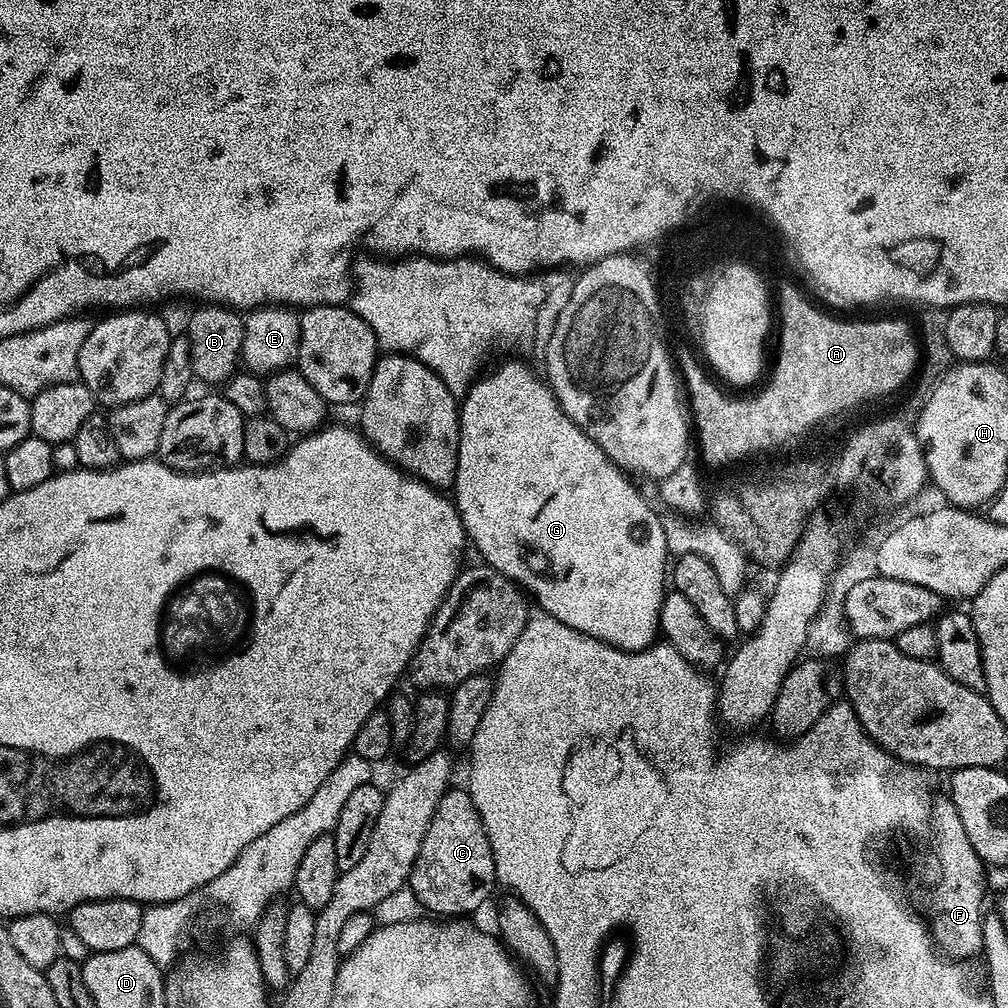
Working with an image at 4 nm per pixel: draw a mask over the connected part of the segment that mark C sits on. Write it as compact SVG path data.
M450 790L426 830L420 857L412 868L410 891L429 913L440 918L464 918L467 912L478 911L495 888L498 881L492 846L472 795L467 790Z

